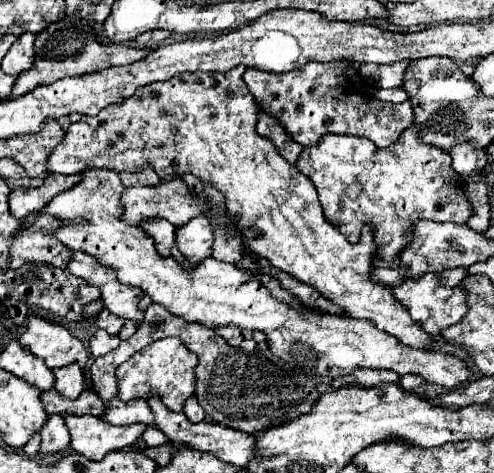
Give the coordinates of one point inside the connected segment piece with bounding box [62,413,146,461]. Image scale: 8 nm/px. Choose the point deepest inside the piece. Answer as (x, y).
(93, 438)

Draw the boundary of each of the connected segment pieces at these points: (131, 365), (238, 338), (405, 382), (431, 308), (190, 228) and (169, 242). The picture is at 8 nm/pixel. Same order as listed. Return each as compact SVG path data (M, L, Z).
M176 337L158 339L144 351L138 351L130 361L122 363L116 371L116 383L118 383L118 397L122 401L130 399L150 399L160 397L160 401L170 411L182 411L184 401L194 395L196 389L196 375L194 367L198 365L198 359L192 351L182 347L182 343Z
M220 327L216 333L218 333L218 337L226 339L226 343L230 343L230 345L240 345L244 339L238 327Z
M402 375L400 385L402 385L406 391L416 391L418 387L424 385L424 379L418 377L418 375Z
M426 273L418 281L404 281L402 285L394 287L394 297L410 313L410 317L418 325L422 325L424 331L430 333L430 335L438 335L444 327L450 327L450 325L458 323L458 319L462 319L468 311L464 289L460 285L454 287L454 289L442 287L442 283L438 283L438 275L434 275L434 273Z
M194 217L190 223L176 231L176 247L186 257L186 261L196 267L202 259L210 257L214 243L214 229L206 217Z
M154 219L144 223L144 231L154 239L154 245L162 257L170 257L170 249L174 247L174 231L176 227L172 223L166 223L166 219Z

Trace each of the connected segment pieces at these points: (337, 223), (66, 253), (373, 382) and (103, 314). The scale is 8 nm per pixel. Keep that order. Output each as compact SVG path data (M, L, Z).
M418 127L406 129L392 147L374 147L364 137L324 135L320 145L302 151L296 169L306 175L320 197L328 223L350 241L358 243L364 225L372 225L376 259L392 261L410 241L412 225L420 219L452 221L466 225L474 215L464 195L462 177L452 169L452 159L440 147L422 143Z
M42 215L34 221L32 227L16 235L10 245L12 269L32 261L48 263L52 267L66 267L66 261L70 263L70 255L74 251L52 235L54 229L58 229L58 219L52 215Z
M358 369L350 373L348 377L338 377L332 381L334 389L346 387L346 385L362 385L362 387L376 387L378 383L394 383L398 385L400 375L394 371L378 371L378 369Z
M106 309L100 311L100 315L98 315L98 327L100 327L100 329L108 331L110 335L118 335L120 329L122 329L122 325L124 325L124 321L122 321L120 317L114 317L114 315L112 315L110 311L106 311Z

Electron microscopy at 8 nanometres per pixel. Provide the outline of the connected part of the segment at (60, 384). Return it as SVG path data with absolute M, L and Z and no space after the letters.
M78 363L60 367L54 371L56 375L56 391L64 395L66 399L78 399L78 395L84 391L84 371L78 367Z

